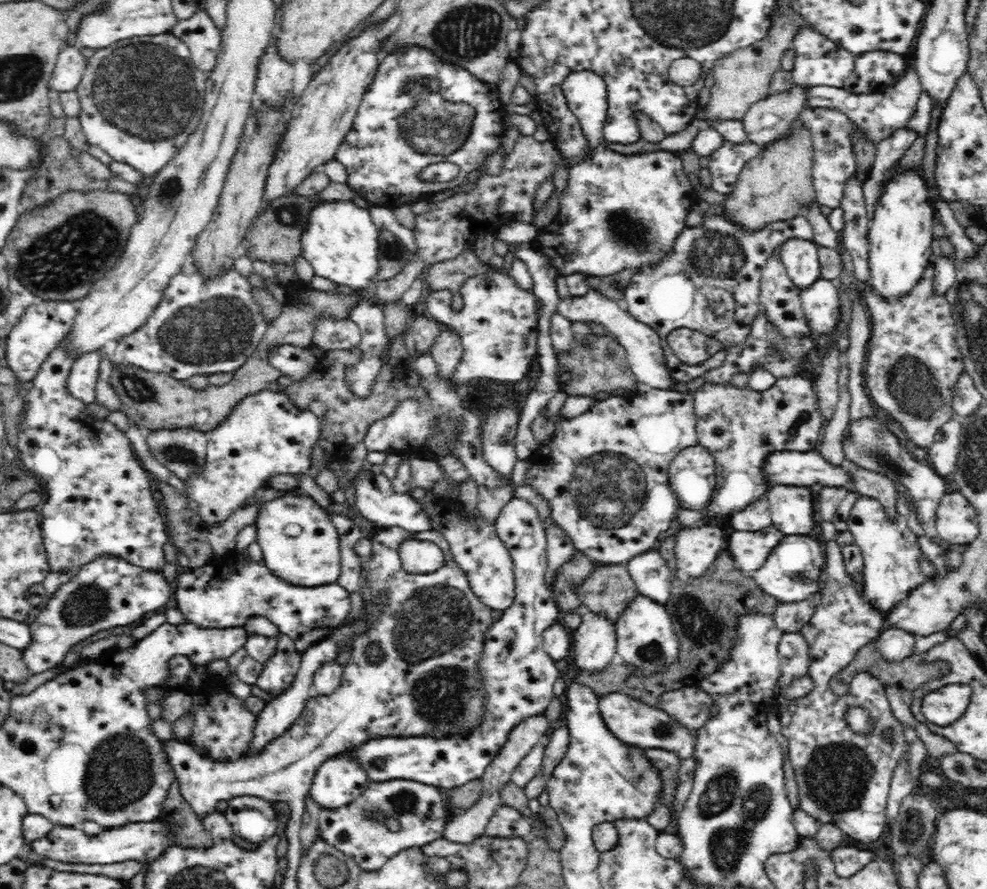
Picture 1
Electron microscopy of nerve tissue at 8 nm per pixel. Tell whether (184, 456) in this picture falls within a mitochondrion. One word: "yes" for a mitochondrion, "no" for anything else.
yes

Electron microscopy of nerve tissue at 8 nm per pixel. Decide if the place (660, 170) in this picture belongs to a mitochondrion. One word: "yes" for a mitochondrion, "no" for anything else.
no

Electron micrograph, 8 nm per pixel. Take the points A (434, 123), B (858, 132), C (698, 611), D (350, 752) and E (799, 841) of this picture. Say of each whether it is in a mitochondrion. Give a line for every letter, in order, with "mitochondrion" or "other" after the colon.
A: mitochondrion
B: other
C: mitochondrion
D: other
E: other

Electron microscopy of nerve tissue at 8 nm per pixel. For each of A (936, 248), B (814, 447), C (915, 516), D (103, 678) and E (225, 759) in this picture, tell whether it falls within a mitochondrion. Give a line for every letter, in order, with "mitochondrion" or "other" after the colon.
A: other
B: other
C: other
D: other
E: other

